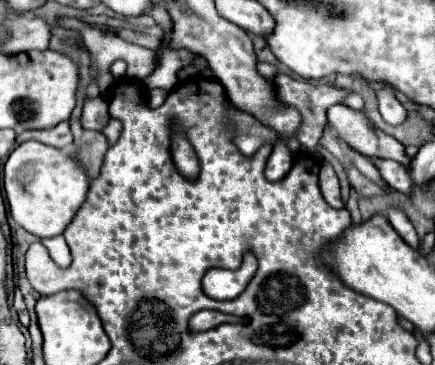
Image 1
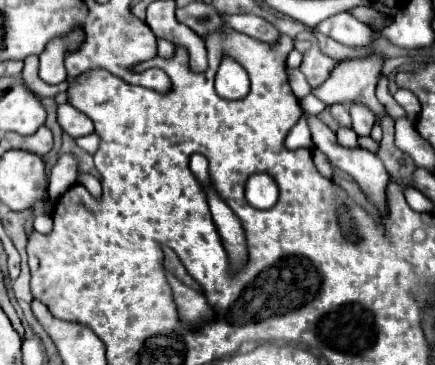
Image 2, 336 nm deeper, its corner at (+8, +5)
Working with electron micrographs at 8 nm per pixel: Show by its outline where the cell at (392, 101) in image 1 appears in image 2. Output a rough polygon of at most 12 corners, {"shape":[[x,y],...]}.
{"shape":[[350,12],[322,20],[316,30],[346,46],[368,46],[372,28]]}

